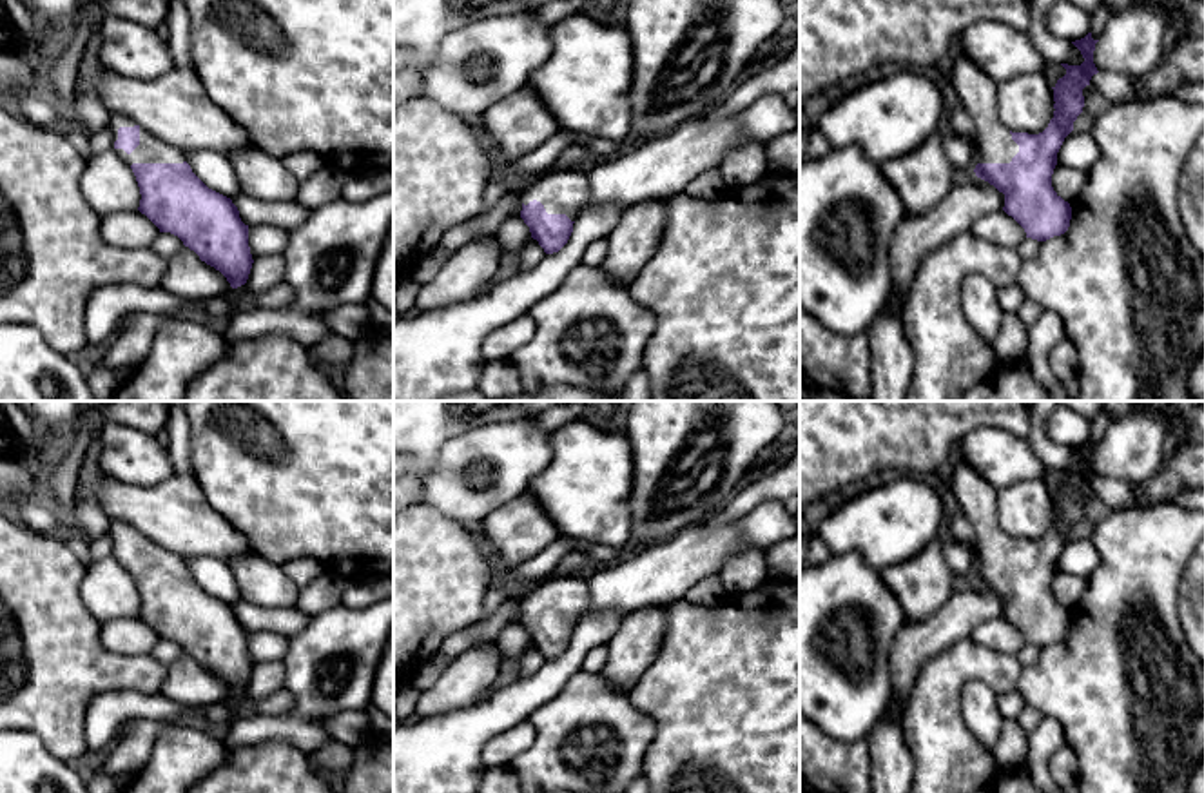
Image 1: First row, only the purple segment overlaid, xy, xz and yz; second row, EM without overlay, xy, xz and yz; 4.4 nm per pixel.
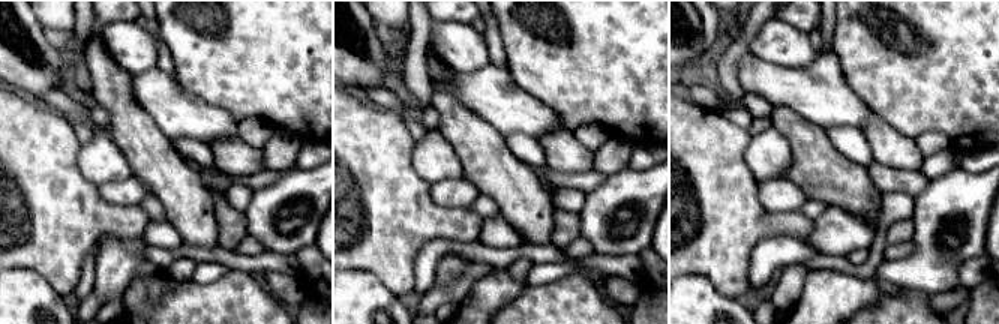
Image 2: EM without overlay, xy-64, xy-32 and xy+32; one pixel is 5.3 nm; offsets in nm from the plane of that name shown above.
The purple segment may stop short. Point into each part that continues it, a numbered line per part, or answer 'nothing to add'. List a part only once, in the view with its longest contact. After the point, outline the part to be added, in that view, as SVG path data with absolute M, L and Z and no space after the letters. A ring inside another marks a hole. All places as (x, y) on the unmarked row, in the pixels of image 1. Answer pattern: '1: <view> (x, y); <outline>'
1: xy (151, 556); M140 534L140 552L127 561L123 555L116 555L120 564L132 572L132 570L183 570L185 559L178 553L158 546L147 535Z

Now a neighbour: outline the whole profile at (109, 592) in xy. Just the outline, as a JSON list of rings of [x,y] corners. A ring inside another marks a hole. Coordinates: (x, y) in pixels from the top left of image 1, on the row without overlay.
[[[116,555],[94,561],[82,581],[82,602],[98,622],[138,617],[140,593],[129,570]]]

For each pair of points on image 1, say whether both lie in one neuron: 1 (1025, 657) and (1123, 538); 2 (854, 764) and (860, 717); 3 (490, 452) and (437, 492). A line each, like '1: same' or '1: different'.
1: different
2: different
3: same

